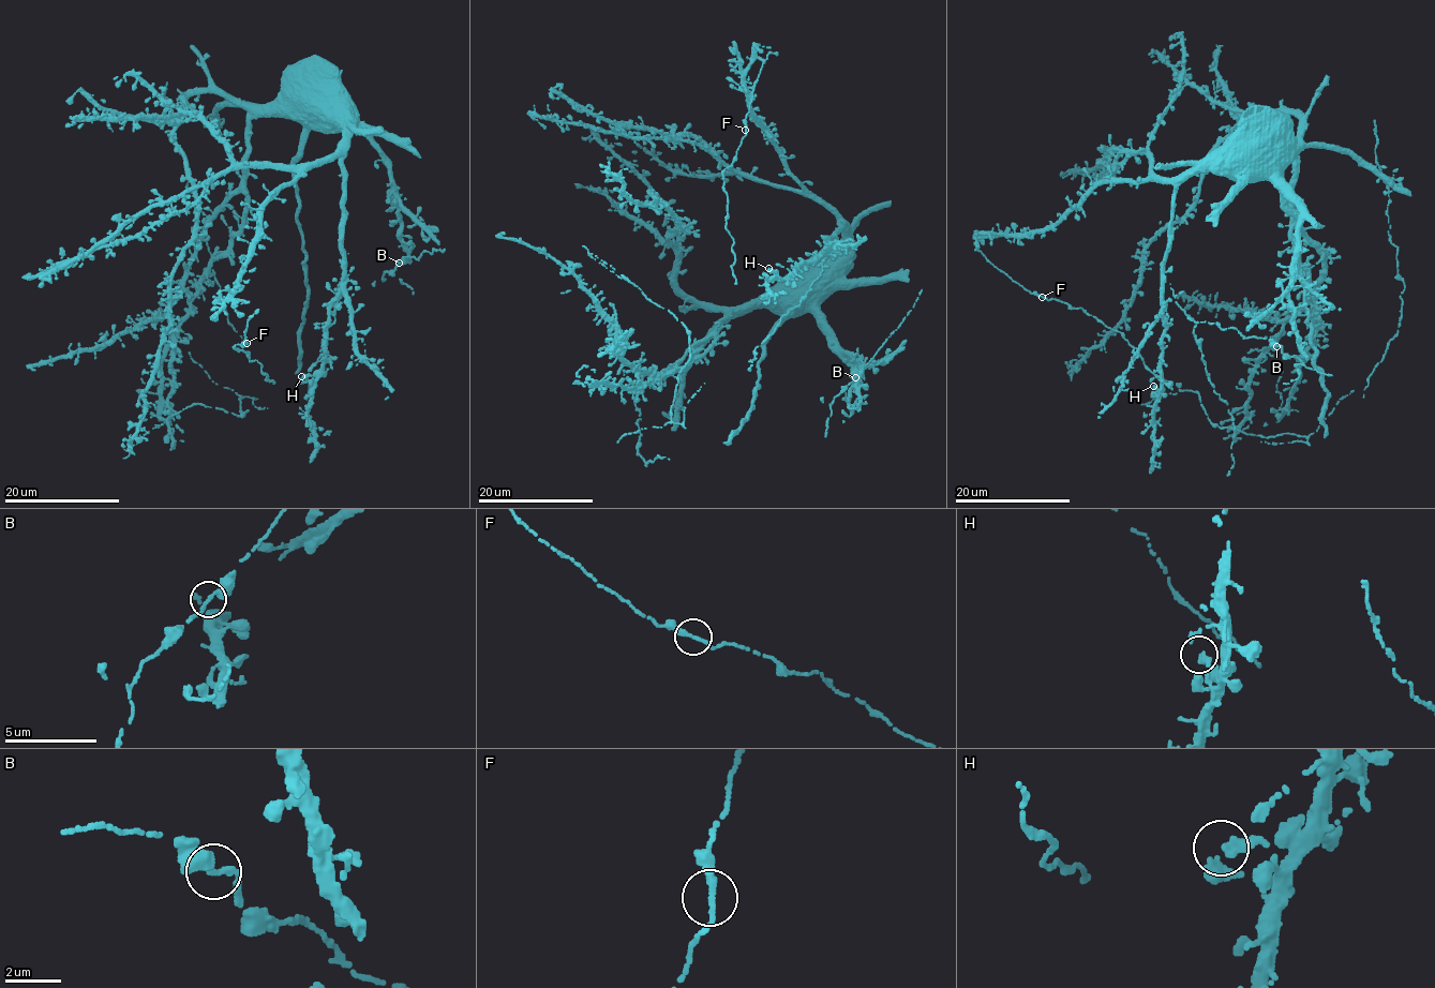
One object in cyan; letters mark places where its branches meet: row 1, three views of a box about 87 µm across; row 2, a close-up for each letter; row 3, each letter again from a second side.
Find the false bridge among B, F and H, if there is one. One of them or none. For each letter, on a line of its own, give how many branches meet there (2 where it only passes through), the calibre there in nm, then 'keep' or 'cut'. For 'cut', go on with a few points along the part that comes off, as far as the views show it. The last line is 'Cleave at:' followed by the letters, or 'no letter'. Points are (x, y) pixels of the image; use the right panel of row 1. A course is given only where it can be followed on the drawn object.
B: 2 | 260 nm | keep
F: 2 | 240 nm | keep
H: 2 | 280 nm | keep
Cleave at: no letter

